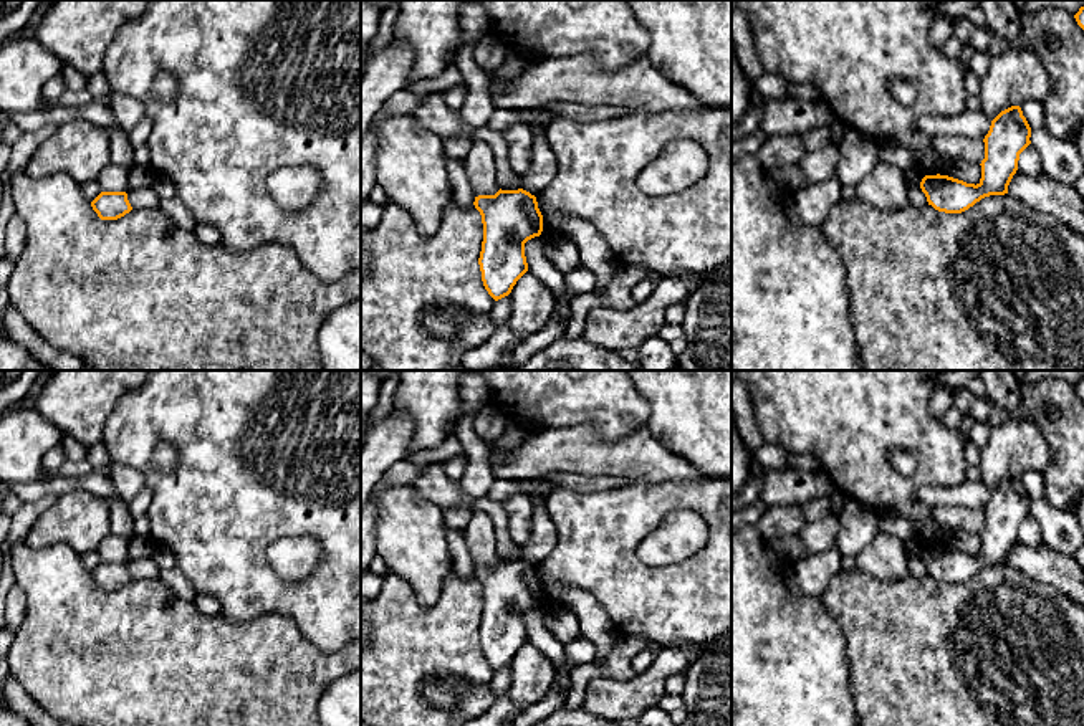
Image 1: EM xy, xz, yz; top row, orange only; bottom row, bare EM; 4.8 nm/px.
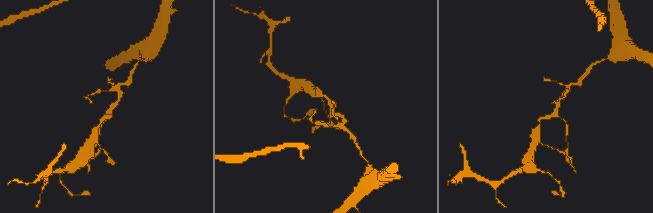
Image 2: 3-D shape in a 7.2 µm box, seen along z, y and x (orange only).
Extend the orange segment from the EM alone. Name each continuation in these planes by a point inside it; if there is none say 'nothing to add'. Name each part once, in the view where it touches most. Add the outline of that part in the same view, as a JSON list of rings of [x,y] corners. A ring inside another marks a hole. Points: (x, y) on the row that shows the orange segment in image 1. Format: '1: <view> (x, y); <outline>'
nothing to add

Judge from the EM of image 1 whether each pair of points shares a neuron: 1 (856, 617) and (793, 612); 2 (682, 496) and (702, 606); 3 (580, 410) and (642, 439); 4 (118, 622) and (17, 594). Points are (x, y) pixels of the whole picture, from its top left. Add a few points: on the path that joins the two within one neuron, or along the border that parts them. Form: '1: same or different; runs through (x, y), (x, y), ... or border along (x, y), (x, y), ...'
1: different; border along (820, 597), (844, 634), (846, 652)
2: same; runs through (712, 516), (714, 576)
3: different; border along (646, 422), (614, 440), (604, 440), (591, 424)
4: different; border along (17, 584), (27, 597), (27, 614), (17, 630)

